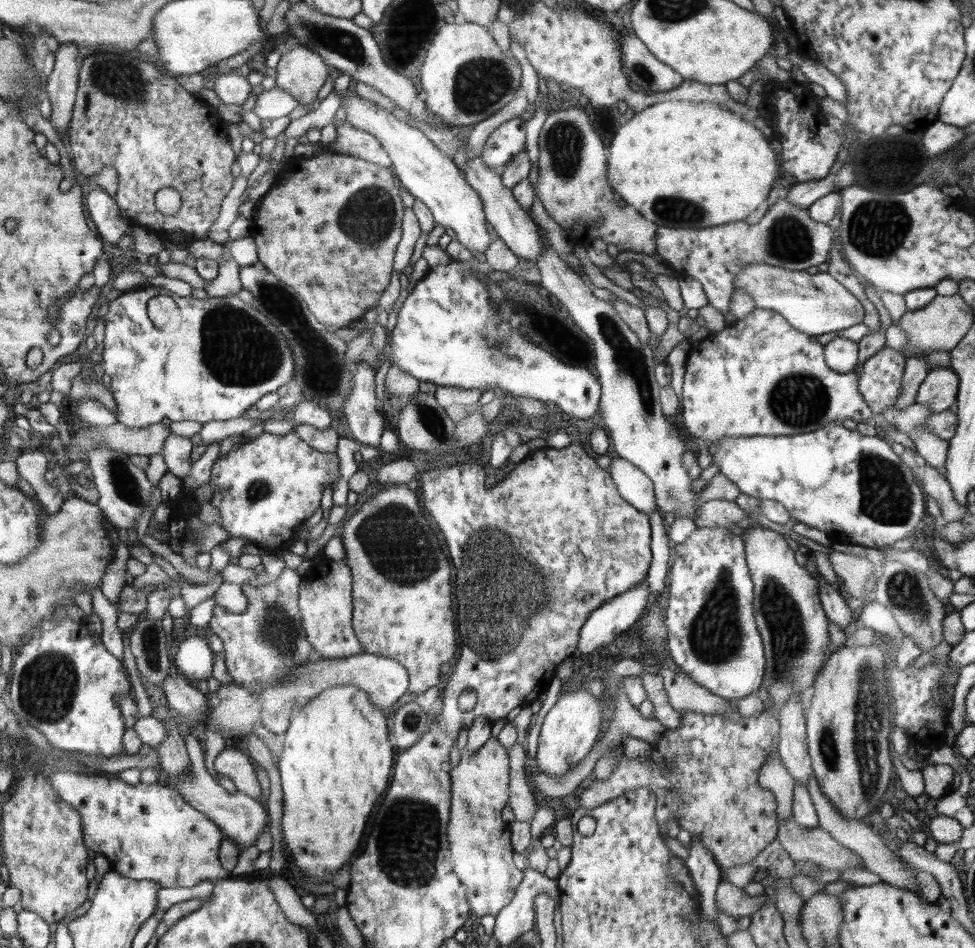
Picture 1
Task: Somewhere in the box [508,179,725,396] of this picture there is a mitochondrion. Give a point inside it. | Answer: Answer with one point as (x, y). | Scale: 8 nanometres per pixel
(671, 210)

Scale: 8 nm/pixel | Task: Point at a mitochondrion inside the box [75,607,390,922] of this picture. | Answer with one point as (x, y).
(151, 642)

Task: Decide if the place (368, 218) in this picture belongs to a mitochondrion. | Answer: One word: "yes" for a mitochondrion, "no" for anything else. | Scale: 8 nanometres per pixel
yes

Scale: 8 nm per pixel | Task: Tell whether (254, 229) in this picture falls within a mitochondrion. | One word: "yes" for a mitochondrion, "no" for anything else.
no

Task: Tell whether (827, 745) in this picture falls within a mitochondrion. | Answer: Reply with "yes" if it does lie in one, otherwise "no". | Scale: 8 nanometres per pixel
yes

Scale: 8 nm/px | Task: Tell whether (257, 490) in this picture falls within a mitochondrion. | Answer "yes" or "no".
yes

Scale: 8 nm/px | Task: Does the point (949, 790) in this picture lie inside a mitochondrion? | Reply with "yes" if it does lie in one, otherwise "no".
no

